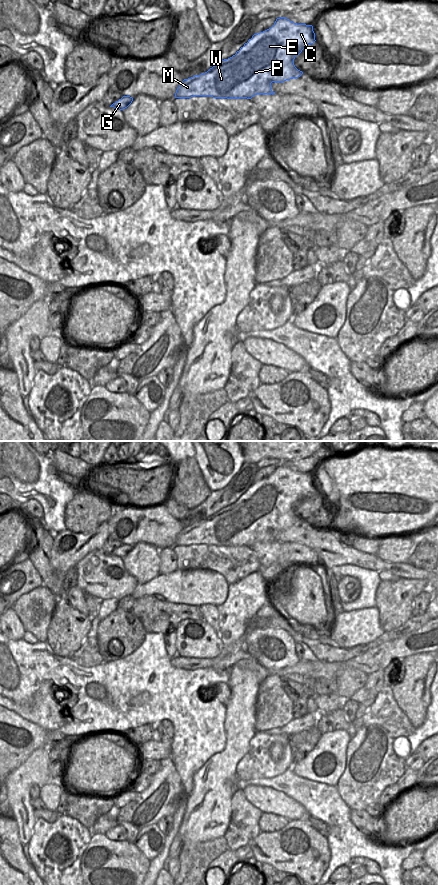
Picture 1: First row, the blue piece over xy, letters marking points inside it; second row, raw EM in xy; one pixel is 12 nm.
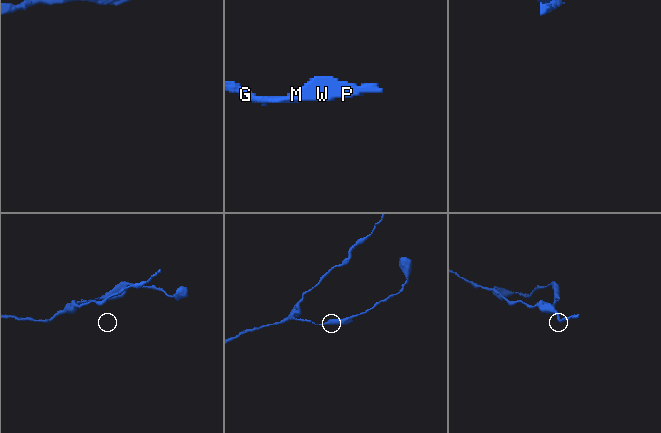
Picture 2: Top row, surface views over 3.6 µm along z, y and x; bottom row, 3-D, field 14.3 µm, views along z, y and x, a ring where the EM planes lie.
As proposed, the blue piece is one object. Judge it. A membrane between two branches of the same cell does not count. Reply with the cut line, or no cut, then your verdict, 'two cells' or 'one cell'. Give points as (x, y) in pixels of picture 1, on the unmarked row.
cut none; one cell

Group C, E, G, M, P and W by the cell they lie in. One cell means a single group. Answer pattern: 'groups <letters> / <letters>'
groups C E G M P W

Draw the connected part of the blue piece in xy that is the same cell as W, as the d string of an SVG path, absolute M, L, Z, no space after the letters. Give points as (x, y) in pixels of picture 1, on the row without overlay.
M284 465L277 466L271 476L254 482L232 505L222 508L203 522L184 527L176 538L175 546L211 544L251 547L257 542L275 542L271 538L272 530L284 530L303 522L295 515L294 507L315 489L312 473L297 472Z

